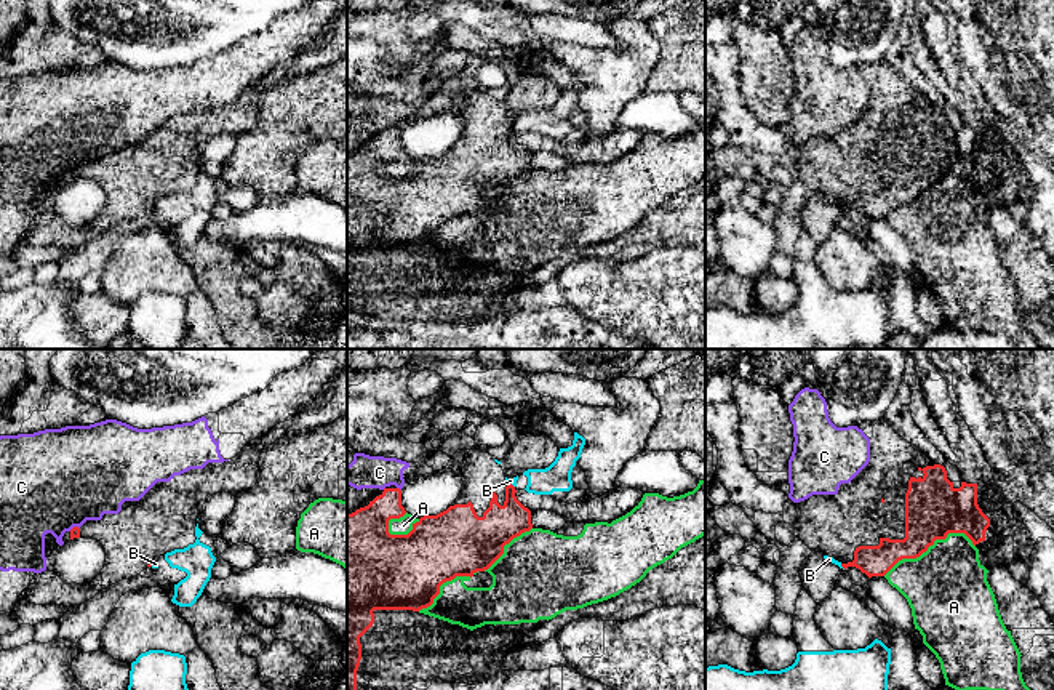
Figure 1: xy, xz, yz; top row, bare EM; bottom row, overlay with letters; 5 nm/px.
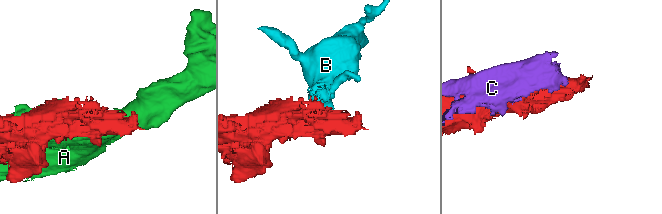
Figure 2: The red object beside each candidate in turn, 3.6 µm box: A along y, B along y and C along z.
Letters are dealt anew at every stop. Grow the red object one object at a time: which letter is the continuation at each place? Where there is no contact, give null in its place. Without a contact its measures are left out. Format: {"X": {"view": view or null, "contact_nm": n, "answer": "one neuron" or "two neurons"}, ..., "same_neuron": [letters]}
{"A": {"view": "yz", "contact_nm": 480, "answer": "two neurons"}, "B": {"view": "xz", "contact_nm": 50, "answer": "two neurons"}, "C": {"view": "xz", "contact_nm": 30, "answer": "two neurons"}, "same_neuron": []}

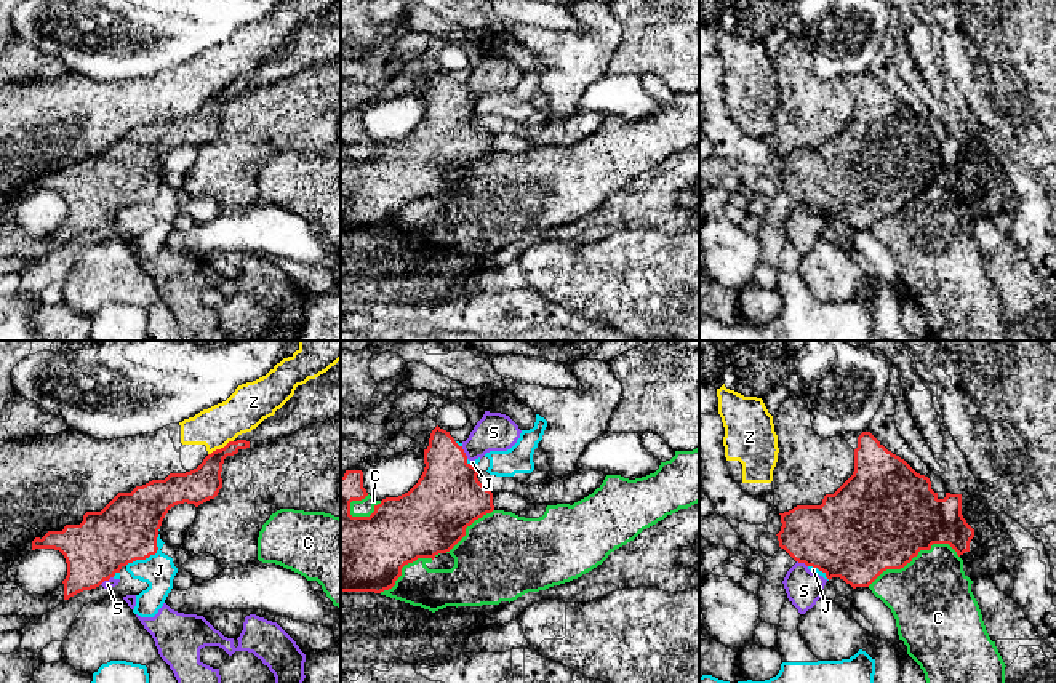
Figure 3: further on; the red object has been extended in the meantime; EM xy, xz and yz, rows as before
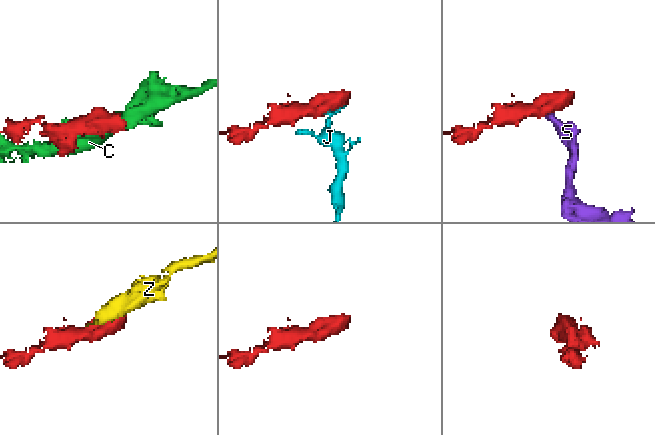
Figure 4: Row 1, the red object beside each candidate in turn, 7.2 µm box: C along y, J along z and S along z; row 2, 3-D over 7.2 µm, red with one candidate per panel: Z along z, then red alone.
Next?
{"C": {"view": "yz", "contact_nm": 480, "answer": "two neurons"}, "J": {"view": "xy", "contact_nm": 240, "answer": "two neurons"}, "S": {"view": "xz", "contact_nm": 70, "answer": "one neuron"}, "Z": {"view": "xy", "contact_nm": 150, "answer": "two neurons"}, "same_neuron": ["S"]}

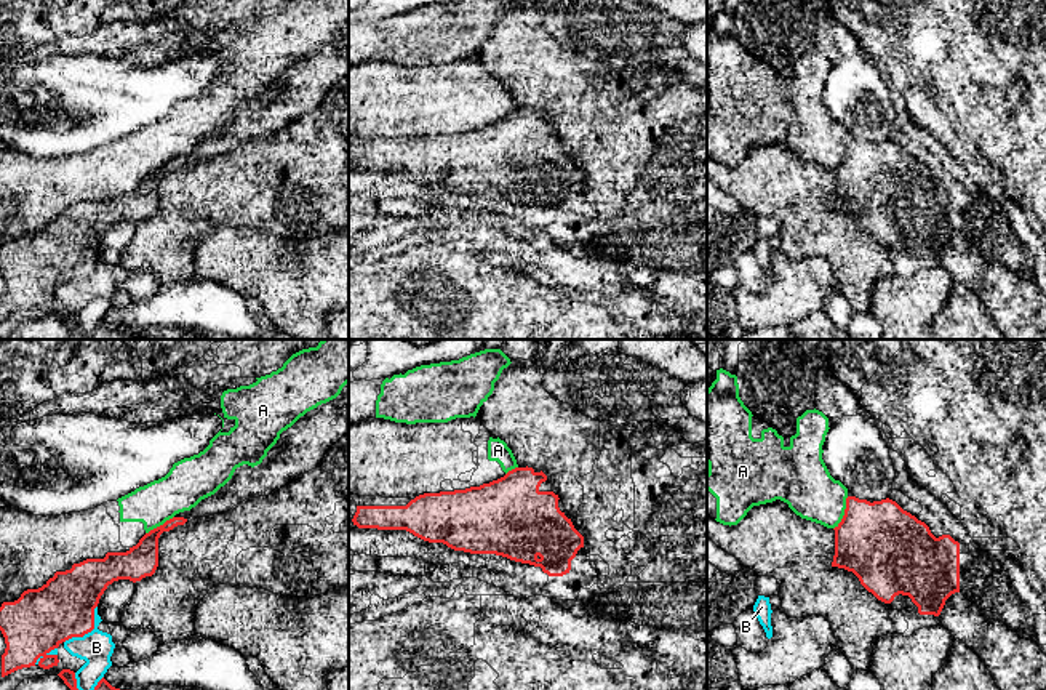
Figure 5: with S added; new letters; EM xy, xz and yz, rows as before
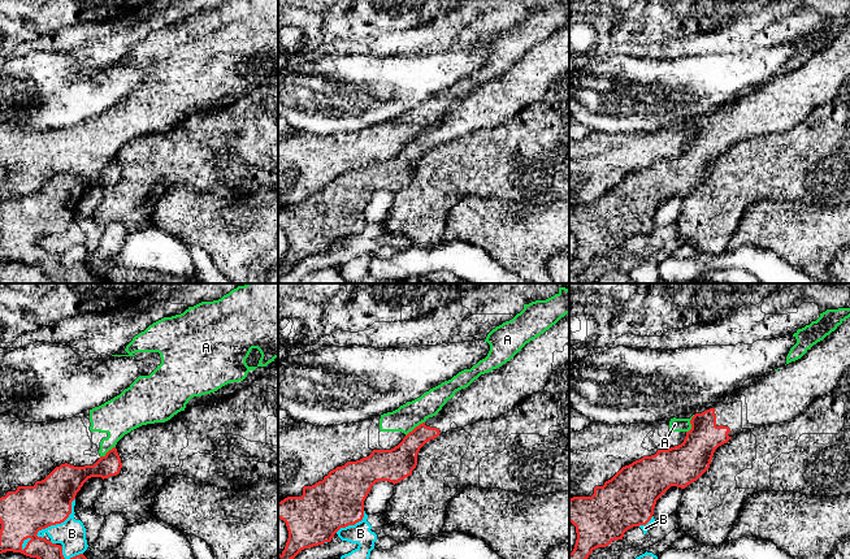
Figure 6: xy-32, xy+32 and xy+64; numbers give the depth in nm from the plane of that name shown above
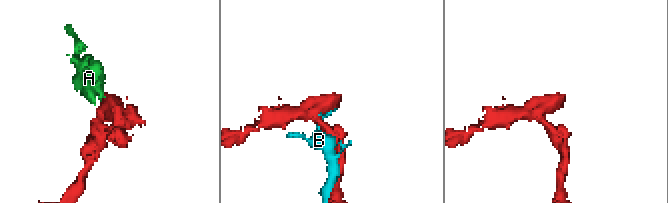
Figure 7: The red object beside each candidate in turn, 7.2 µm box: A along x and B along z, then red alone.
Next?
{"A": {"view": "yz", "contact_nm": 180, "answer": "two neurons"}, "B": {"view": "xy", "contact_nm": 260, "answer": "two neurons"}, "same_neuron": []}

